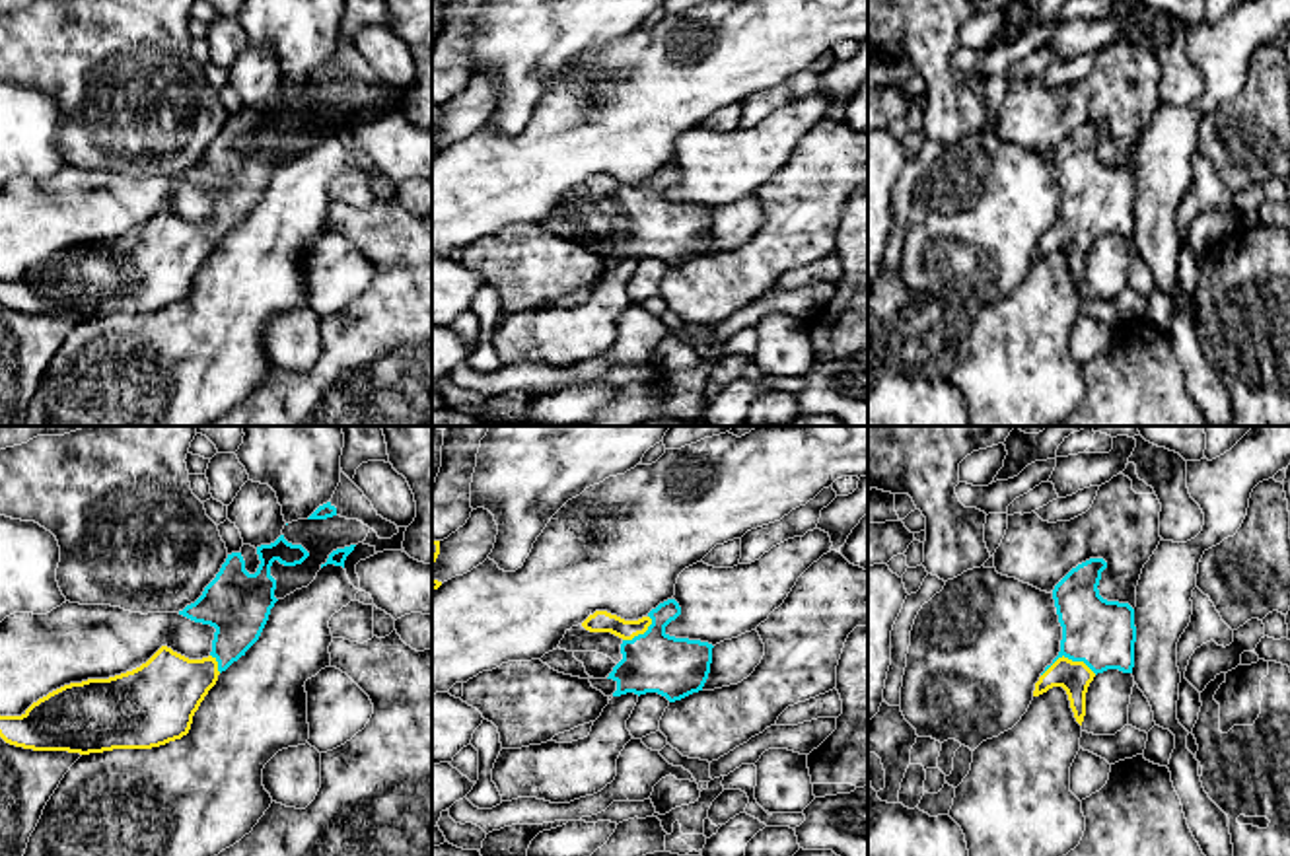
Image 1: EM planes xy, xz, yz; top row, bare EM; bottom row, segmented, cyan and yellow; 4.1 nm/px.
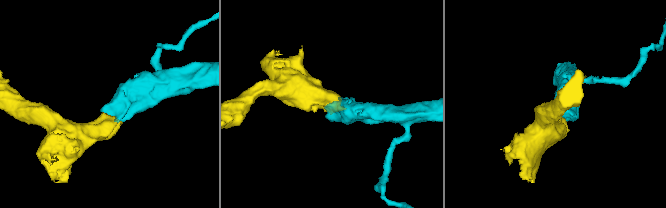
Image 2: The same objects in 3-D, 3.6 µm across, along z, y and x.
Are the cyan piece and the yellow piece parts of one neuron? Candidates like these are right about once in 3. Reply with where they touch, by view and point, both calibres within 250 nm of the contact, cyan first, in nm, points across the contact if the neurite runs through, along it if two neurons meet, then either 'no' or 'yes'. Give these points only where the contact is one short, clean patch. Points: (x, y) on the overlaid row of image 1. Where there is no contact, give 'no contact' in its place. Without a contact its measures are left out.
meets cyan in yz at (1069, 658); 280 nm thick on the cyan side, 140 nm on the other; runs through yz (1100, 633), (1069, 658), (1074, 677); yes

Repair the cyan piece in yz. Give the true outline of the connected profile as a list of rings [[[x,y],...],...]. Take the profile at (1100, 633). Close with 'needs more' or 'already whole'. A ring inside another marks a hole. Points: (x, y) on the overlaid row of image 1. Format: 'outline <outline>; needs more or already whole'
outline [[[1090,558],[1072,568],[1053,589],[1062,626],[1060,652],[1035,683],[1033,696],[1053,687],[1068,695],[1076,722],[1086,716],[1086,693],[1097,673],[1134,667],[1134,609],[1099,595],[1103,558]]]; needs more

